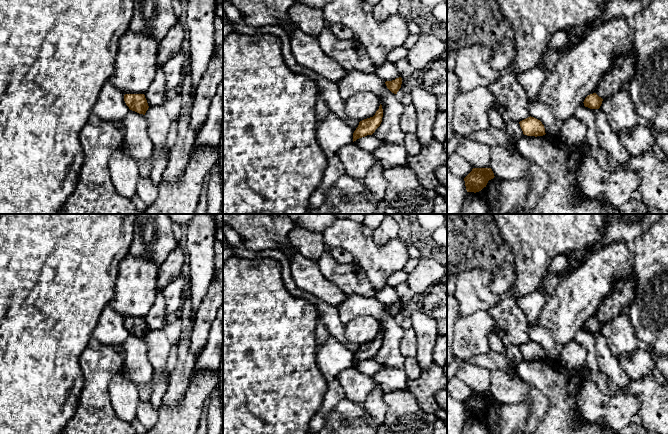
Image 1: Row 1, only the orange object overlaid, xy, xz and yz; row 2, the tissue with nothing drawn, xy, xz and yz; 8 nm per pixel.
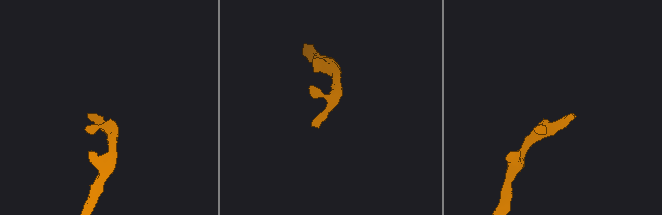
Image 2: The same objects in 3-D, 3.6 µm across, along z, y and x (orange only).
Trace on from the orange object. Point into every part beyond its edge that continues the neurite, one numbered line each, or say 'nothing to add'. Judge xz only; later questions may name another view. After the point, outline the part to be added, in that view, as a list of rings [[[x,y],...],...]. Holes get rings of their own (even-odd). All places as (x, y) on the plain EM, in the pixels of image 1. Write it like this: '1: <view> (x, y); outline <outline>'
nothing to add

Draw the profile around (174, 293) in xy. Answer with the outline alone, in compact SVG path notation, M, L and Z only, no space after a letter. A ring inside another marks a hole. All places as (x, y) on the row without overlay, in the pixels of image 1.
M181 275L171 280L162 290L166 302L166 313L169 317L178 315L184 302L188 280Z

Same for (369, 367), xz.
M367 359L365 361L359 362L353 367L360 373L369 377L373 377L377 372L384 368L384 366L381 363L373 359Z

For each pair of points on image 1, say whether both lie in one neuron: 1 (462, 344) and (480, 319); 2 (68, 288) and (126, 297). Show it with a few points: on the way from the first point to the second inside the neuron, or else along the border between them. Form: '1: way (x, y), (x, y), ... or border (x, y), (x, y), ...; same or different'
1: way (468, 338), (478, 325); same
2: border (118, 272), (114, 296), (108, 304); different

